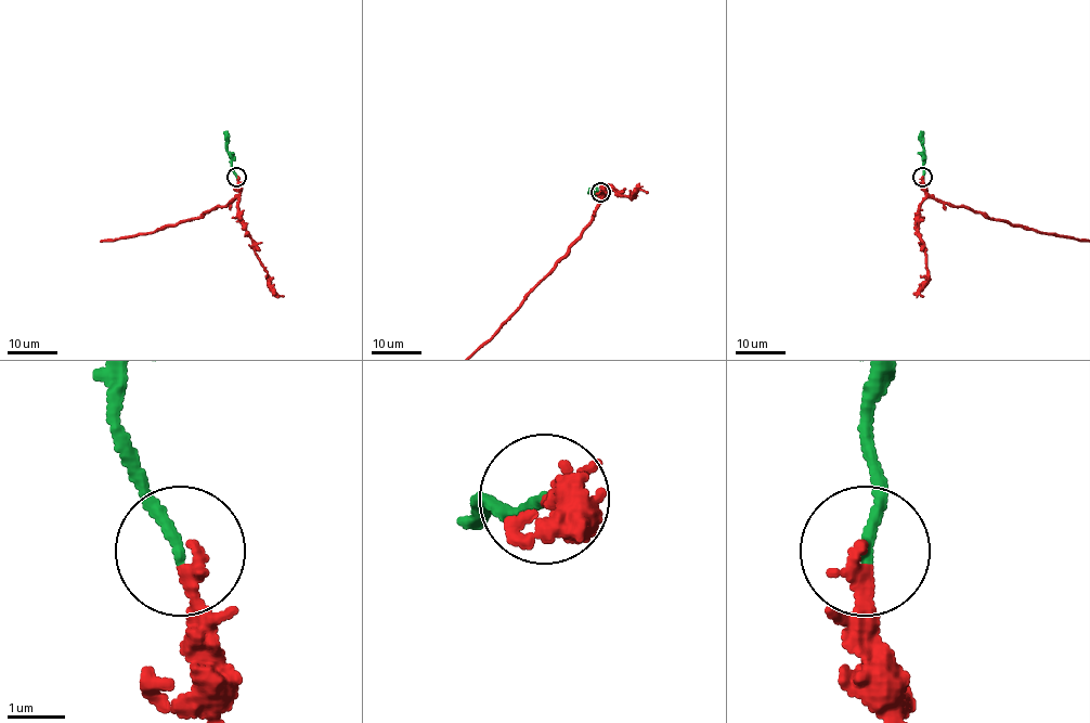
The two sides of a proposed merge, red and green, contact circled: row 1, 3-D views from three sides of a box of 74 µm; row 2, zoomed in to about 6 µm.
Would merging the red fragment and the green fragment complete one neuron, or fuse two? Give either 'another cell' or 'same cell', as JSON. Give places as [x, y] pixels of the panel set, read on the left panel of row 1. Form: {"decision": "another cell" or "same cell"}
{"decision": "same cell"}

